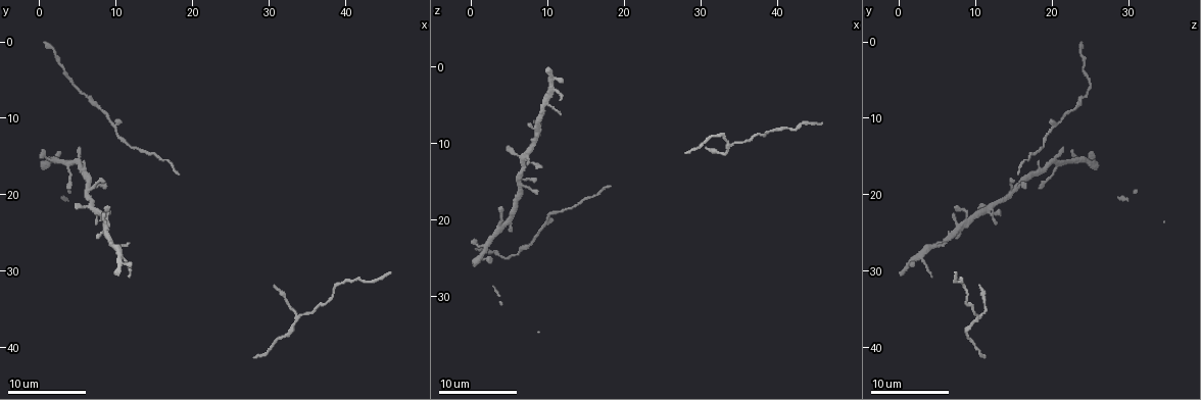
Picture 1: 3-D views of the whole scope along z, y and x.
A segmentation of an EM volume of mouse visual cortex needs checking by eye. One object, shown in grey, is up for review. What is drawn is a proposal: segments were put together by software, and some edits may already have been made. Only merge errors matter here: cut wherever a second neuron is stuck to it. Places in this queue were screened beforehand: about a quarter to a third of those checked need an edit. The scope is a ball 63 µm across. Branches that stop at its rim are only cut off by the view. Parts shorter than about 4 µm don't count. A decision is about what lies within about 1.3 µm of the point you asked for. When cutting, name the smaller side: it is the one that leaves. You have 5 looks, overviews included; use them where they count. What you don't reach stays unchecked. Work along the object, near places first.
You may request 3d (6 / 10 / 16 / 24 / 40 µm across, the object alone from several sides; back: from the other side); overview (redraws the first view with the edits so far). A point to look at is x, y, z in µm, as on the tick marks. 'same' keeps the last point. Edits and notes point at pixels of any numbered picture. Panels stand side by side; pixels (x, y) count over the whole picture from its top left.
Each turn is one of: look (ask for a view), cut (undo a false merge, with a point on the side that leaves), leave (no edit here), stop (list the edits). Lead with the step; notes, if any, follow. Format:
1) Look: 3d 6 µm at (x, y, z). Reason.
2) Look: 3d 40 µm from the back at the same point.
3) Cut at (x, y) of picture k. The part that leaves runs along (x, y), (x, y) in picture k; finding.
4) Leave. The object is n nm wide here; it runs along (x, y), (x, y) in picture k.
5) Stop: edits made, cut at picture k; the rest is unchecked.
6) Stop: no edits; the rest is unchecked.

Look: 3d 10 µm at (9.5, 11.0, 20.5).

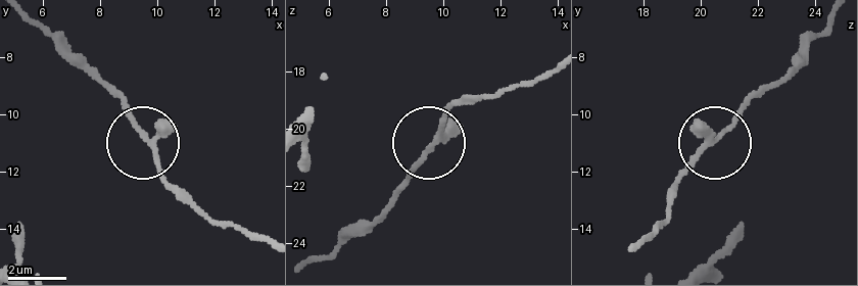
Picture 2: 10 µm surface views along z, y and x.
Leave. The object is 160 nm wide here; continuous, no second neuron.

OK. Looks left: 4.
Look: 3d 6 µm at (4.5, 16.0, 20.5). Four arms meet.

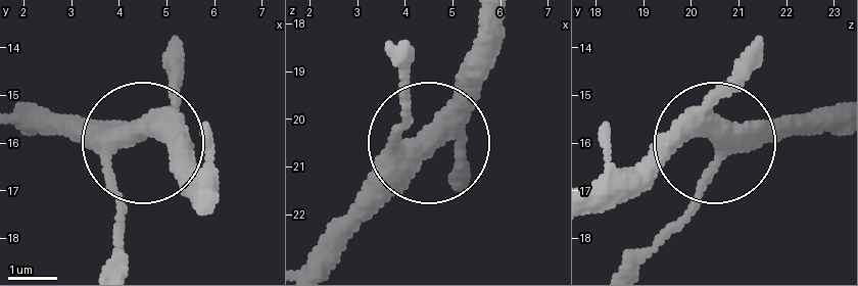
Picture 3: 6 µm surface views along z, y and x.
Leave. The side arm is 21 µm long; 4 arms meet here; continuous, no second neuron.

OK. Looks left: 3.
Look: 3d 16 µm at (33.5, 36.5, 10.5).

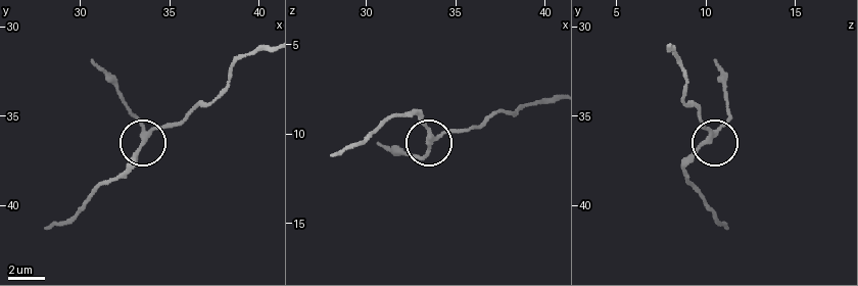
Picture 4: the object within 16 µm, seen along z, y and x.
Leave. The side arm is 9 µm long; 3 arms meet here; all the same neuron.

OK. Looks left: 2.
Stop: no edits; the rest is unchecked.

